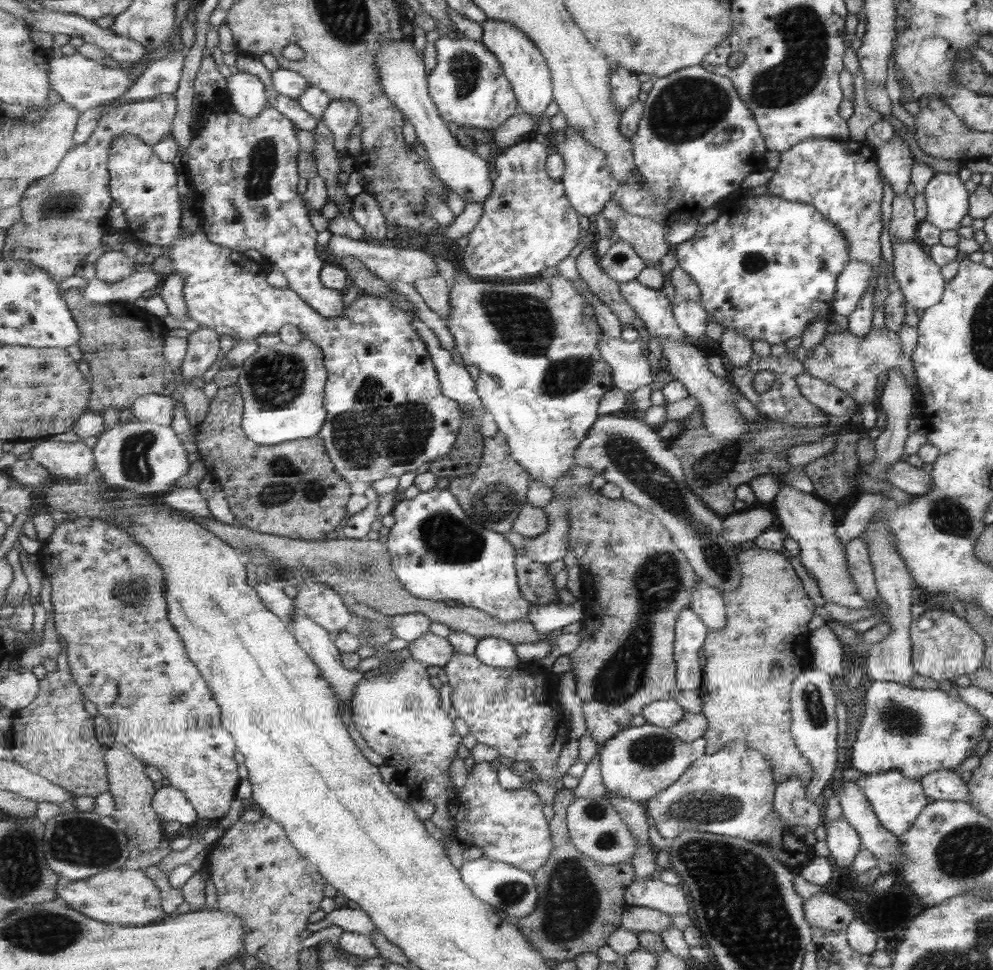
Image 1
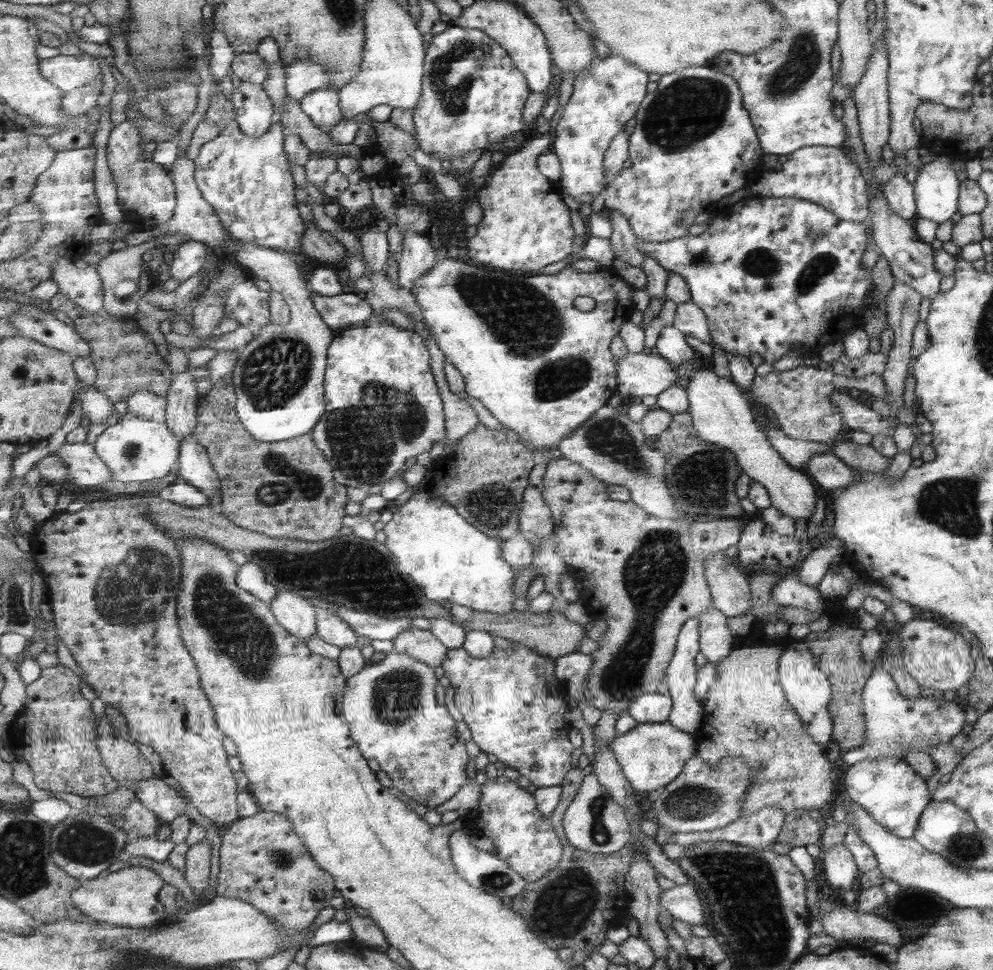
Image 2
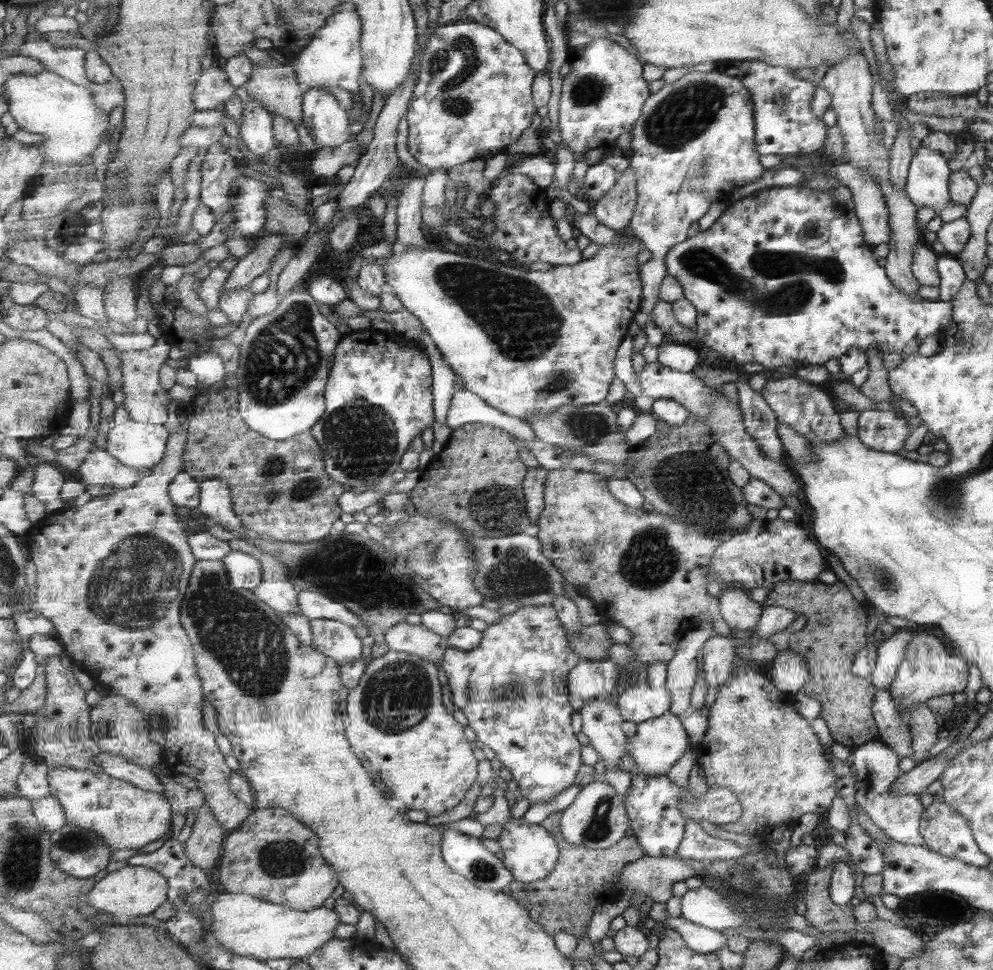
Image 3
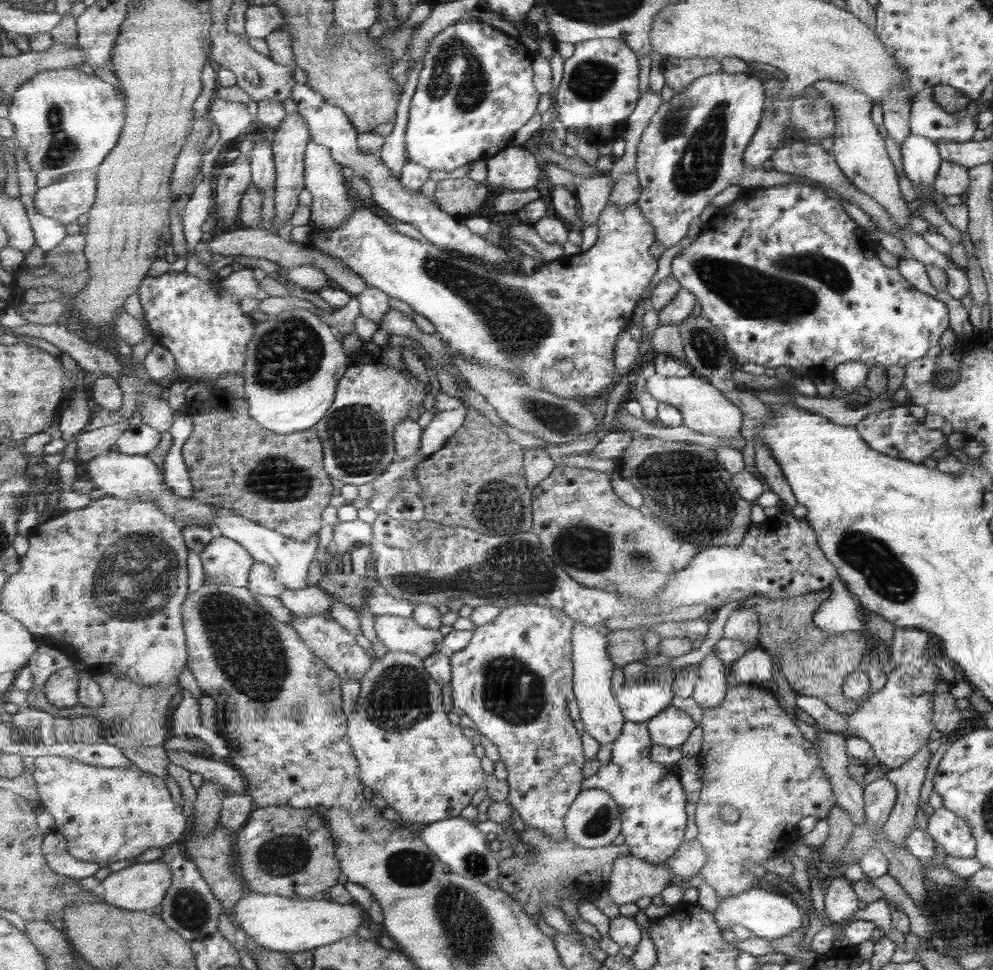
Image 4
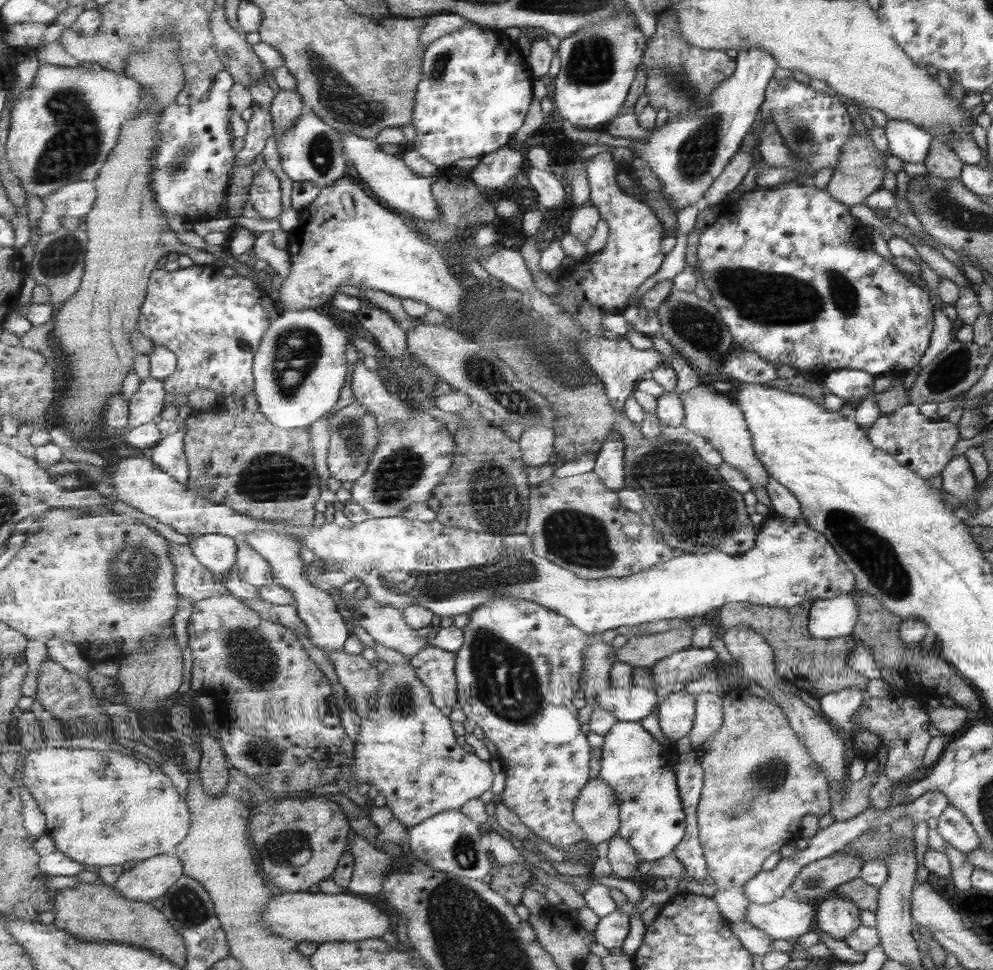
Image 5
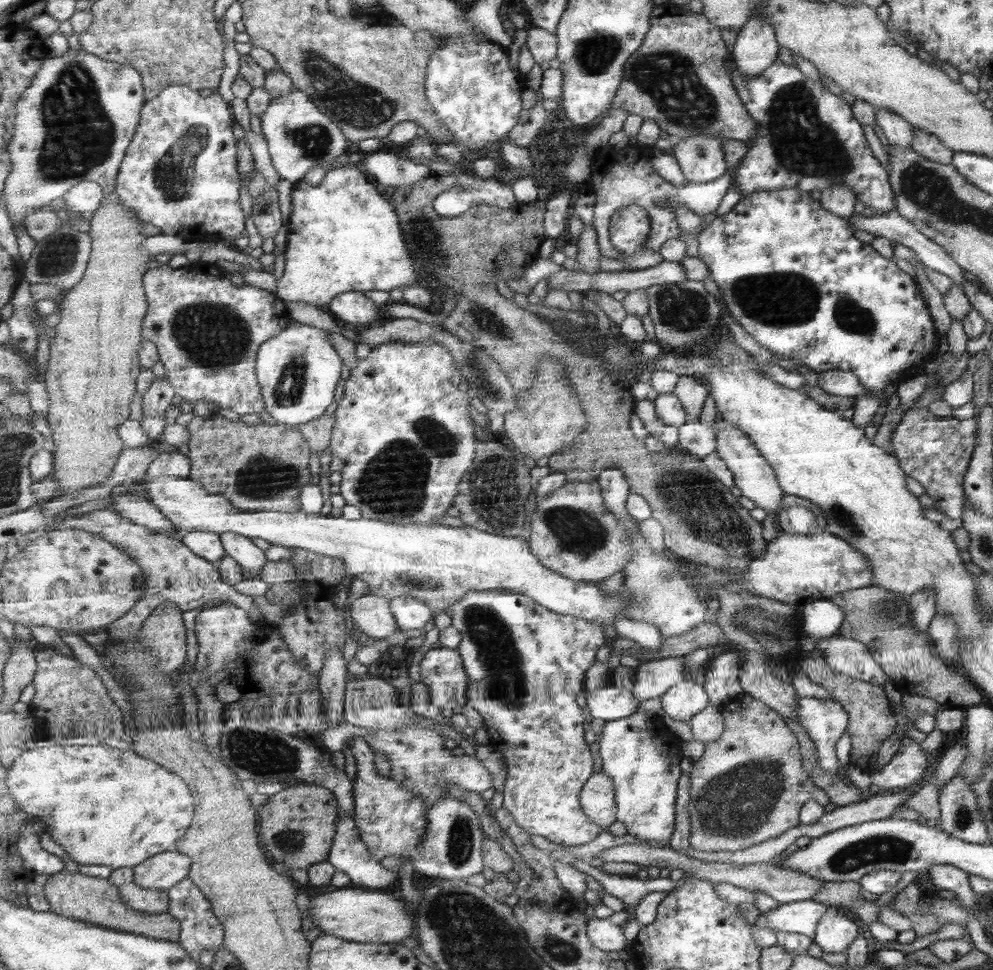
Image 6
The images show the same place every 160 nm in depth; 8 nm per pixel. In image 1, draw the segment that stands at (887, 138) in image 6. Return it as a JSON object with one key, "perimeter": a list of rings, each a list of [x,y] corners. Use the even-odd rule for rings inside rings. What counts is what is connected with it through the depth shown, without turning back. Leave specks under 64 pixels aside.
{"perimeter":[[[934,173],[929,179],[929,182],[924,186],[922,193],[926,206],[924,221],[929,222],[929,224],[932,224],[940,231],[957,228],[961,218],[967,214],[968,193],[963,186],[963,182],[961,182],[954,173]]]}

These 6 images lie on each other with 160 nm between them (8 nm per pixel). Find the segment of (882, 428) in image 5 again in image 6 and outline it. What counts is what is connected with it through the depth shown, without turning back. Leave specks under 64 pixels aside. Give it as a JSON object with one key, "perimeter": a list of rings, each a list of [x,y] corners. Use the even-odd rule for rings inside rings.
{"perimeter":[[[915,406],[905,411],[891,437],[893,456],[901,464],[905,475],[923,486],[924,494],[933,500],[932,505],[949,520],[962,516],[965,497],[962,480],[974,453],[975,430],[973,417],[964,420],[952,416],[936,417],[929,414],[927,406]]]}

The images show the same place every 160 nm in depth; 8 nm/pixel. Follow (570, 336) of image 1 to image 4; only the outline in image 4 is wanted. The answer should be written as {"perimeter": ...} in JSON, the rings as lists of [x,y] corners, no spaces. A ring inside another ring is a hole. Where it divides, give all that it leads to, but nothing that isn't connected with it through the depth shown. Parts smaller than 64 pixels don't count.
{"perimeter":[[[349,189],[349,193],[351,199],[356,201],[354,204],[354,213],[351,213],[346,218],[346,221],[343,221],[342,225],[338,227],[311,230],[312,243],[307,246],[323,254],[334,256],[345,266],[348,266],[355,274],[359,274],[363,280],[366,280],[368,285],[382,290],[385,294],[391,296],[391,298],[402,300],[409,304],[409,306],[412,306],[415,312],[422,314],[435,324],[437,328],[436,334],[445,342],[451,350],[451,353],[457,354],[457,356],[463,356],[463,358],[467,358],[467,360],[473,360],[473,362],[483,364],[483,366],[489,366],[489,368],[505,370],[505,372],[517,376],[523,384],[527,384],[527,386],[531,386],[531,388],[537,388],[537,390],[545,390],[545,392],[549,392],[560,398],[577,401],[581,401],[582,399],[598,399],[599,397],[607,395],[612,389],[618,379],[616,374],[617,368],[615,368],[617,340],[619,340],[619,336],[626,331],[628,324],[632,321],[633,312],[635,312],[635,308],[637,308],[637,304],[639,304],[639,300],[641,300],[641,296],[643,296],[643,292],[645,292],[645,288],[651,284],[653,276],[655,276],[657,270],[659,270],[659,260],[652,253],[652,246],[657,242],[655,226],[653,226],[653,223],[646,217],[646,214],[643,214],[643,210],[641,210],[638,203],[620,207],[617,203],[610,202],[597,223],[600,228],[600,237],[593,248],[590,248],[588,251],[579,252],[576,255],[569,257],[562,256],[554,261],[544,262],[532,275],[522,276],[505,273],[503,269],[495,269],[488,265],[486,260],[482,260],[476,256],[464,255],[457,250],[445,250],[436,244],[414,240],[409,236],[400,234],[395,230],[393,223],[388,217],[379,214],[374,208],[371,208],[370,205],[361,202],[351,189]]]}

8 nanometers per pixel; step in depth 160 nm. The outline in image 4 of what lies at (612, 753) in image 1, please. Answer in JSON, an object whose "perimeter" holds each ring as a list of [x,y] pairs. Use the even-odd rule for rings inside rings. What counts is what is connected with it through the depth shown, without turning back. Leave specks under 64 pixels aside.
{"perimeter":[[[671,705],[659,716],[647,722],[653,742],[667,748],[677,747],[685,742],[696,726],[687,713]]]}

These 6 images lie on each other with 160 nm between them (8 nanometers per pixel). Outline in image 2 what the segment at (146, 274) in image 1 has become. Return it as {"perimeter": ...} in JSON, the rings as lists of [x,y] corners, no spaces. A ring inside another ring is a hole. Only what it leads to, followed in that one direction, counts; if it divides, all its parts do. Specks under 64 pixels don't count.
{"perimeter":[[[60,258],[53,265],[52,279],[59,285],[63,295],[87,312],[95,313],[104,310],[104,284],[98,273],[97,265],[88,264],[82,259],[72,261],[70,258]]]}

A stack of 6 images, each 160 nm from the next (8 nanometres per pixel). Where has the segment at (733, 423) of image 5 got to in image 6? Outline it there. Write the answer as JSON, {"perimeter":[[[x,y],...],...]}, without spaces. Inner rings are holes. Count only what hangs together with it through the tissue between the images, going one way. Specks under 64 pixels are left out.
{"perimeter":[[[716,417],[711,428],[716,438],[715,454],[725,462],[727,469],[731,472],[734,486],[740,490],[740,495],[754,502],[754,506],[762,508],[767,514],[772,512],[779,516],[779,508],[785,494],[779,486],[773,468],[759,455],[754,443],[738,429],[738,426],[723,422],[721,418]]]}

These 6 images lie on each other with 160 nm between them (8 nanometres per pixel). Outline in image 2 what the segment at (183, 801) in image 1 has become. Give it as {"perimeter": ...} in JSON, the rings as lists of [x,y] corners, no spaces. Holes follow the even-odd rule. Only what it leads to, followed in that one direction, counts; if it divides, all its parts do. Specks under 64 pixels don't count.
{"perimeter":[[[159,778],[147,779],[138,784],[136,797],[143,802],[143,806],[149,808],[158,815],[163,822],[173,822],[179,816],[185,816],[187,810],[183,799],[182,791],[175,790]]]}

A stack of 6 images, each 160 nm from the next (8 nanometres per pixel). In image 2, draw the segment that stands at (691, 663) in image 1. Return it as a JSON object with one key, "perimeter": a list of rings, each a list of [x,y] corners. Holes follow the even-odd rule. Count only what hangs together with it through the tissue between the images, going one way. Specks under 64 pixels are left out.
{"perimeter":[[[698,618],[687,619],[679,633],[678,645],[675,646],[675,654],[671,659],[670,668],[666,674],[666,682],[671,695],[672,707],[670,721],[682,731],[687,731],[689,734],[697,734],[703,727],[704,719],[702,714],[702,705],[697,702],[693,695],[695,687],[695,674],[697,674],[697,666],[693,659],[698,652]]]}

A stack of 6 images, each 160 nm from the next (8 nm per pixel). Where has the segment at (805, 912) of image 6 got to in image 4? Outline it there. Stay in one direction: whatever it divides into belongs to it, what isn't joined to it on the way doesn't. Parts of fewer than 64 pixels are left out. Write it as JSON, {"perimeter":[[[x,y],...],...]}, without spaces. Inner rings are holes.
{"perimeter":[[[752,887],[741,894],[728,896],[728,898],[717,898],[719,905],[713,911],[714,921],[718,923],[720,930],[729,929],[731,925],[739,924],[747,928],[752,936],[763,938],[764,940],[775,941],[789,936],[800,928],[801,914],[792,900],[787,900],[783,896],[777,896],[772,890],[765,890]]]}

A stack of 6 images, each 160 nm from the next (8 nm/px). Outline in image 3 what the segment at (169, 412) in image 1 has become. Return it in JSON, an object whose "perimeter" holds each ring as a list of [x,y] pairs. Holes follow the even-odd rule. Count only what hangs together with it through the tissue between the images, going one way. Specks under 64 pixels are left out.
{"perimeter":[[[161,337],[156,340],[156,344],[147,350],[123,351],[123,375],[124,376],[124,394],[126,396],[123,406],[131,419],[135,422],[153,423],[154,425],[163,425],[169,420],[169,398],[167,390],[159,384],[159,370],[171,352],[173,344],[167,339]]]}

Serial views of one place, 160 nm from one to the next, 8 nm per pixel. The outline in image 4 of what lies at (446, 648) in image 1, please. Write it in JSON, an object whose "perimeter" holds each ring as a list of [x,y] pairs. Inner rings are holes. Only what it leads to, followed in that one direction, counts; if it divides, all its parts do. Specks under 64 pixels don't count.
{"perimeter":[[[377,615],[374,628],[377,636],[391,652],[407,652],[424,659],[446,650],[445,630],[421,626],[413,616]]]}

